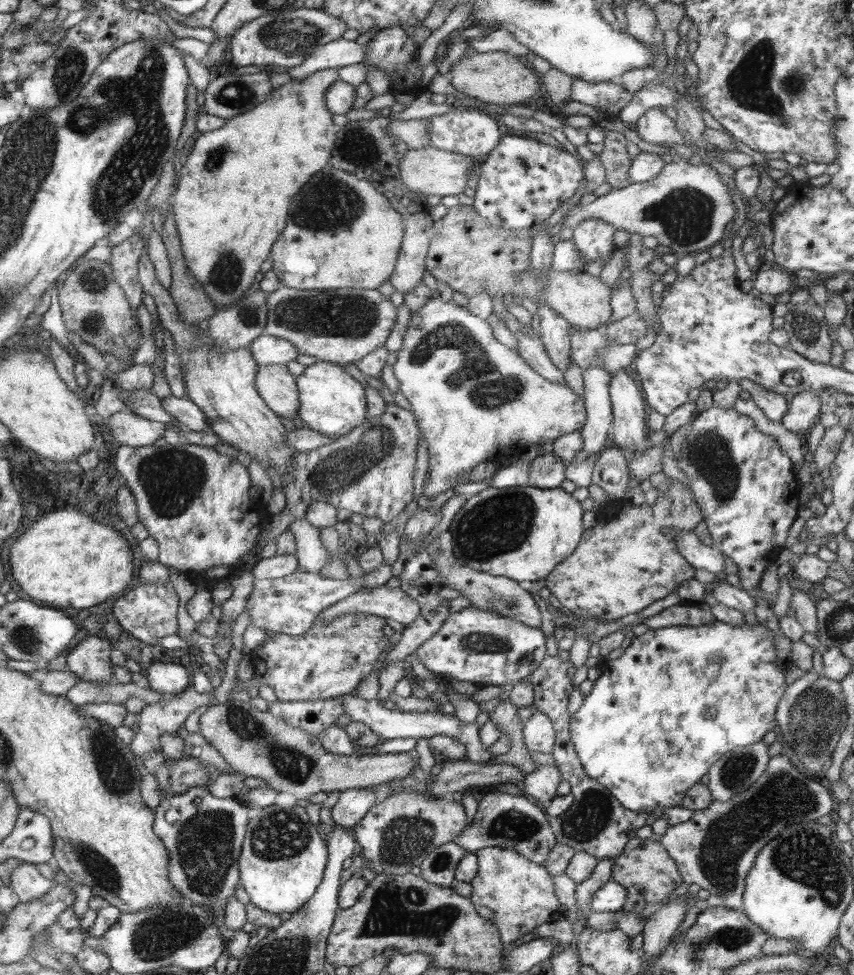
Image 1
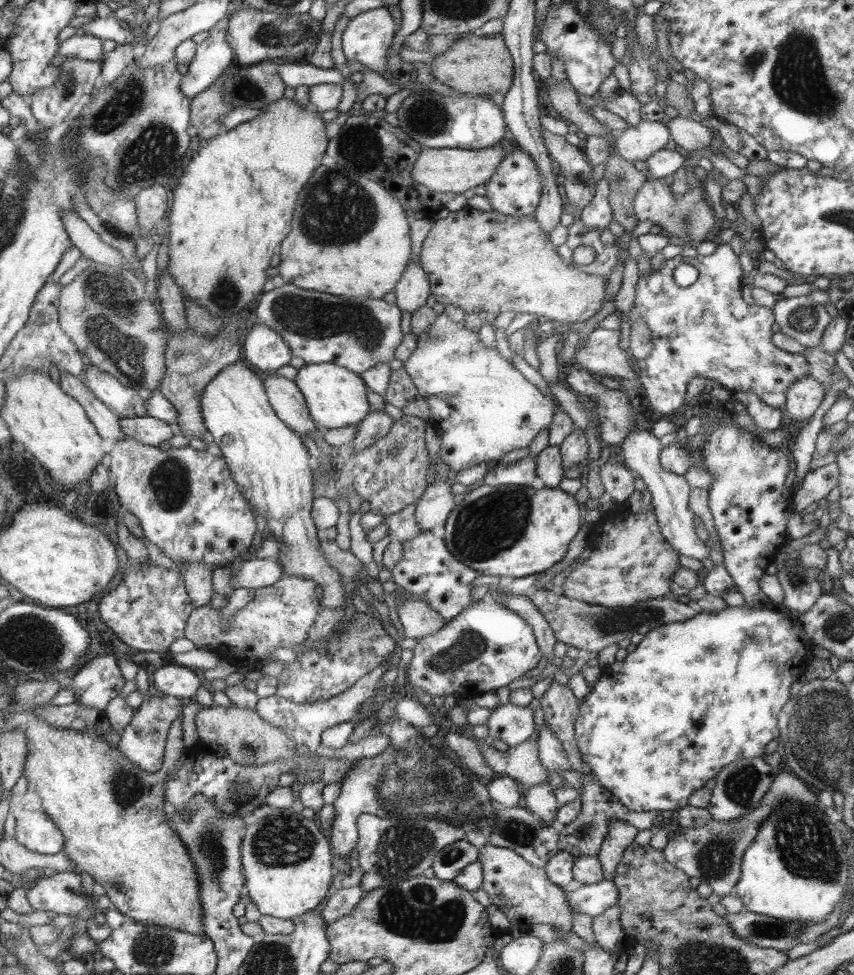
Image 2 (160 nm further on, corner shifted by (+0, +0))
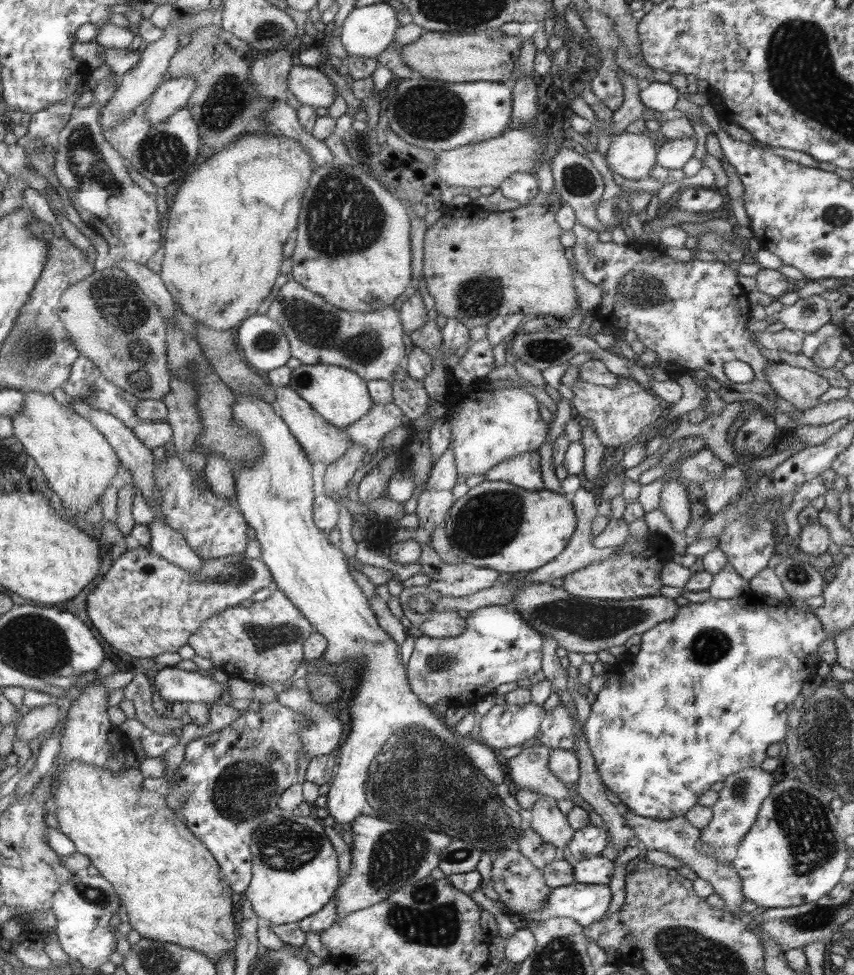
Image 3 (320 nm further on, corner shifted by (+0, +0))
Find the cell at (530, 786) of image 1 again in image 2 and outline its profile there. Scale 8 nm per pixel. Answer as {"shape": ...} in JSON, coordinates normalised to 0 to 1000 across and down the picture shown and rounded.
{"shape":[[[641,798],[638,802],[622,806],[614,814],[614,823],[616,829],[630,840],[638,845],[651,846],[650,839],[652,838],[652,831],[656,829],[651,817],[649,816],[649,809],[644,805],[644,799]]]}

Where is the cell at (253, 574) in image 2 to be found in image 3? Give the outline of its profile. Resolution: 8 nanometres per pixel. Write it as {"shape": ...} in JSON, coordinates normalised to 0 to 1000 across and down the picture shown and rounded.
{"shape":[[[177,562],[142,568],[101,613],[105,640],[117,652],[157,675],[207,670],[253,629],[279,622],[304,603],[316,603],[319,588],[304,572],[289,567],[242,574],[230,589],[190,572]]]}

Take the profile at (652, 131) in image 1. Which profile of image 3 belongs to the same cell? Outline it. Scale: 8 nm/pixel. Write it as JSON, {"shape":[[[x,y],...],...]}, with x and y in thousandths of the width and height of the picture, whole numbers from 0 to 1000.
{"shape":[[[731,135],[717,138],[715,144],[711,154],[713,173],[735,185],[756,184],[769,169],[767,141]]]}

